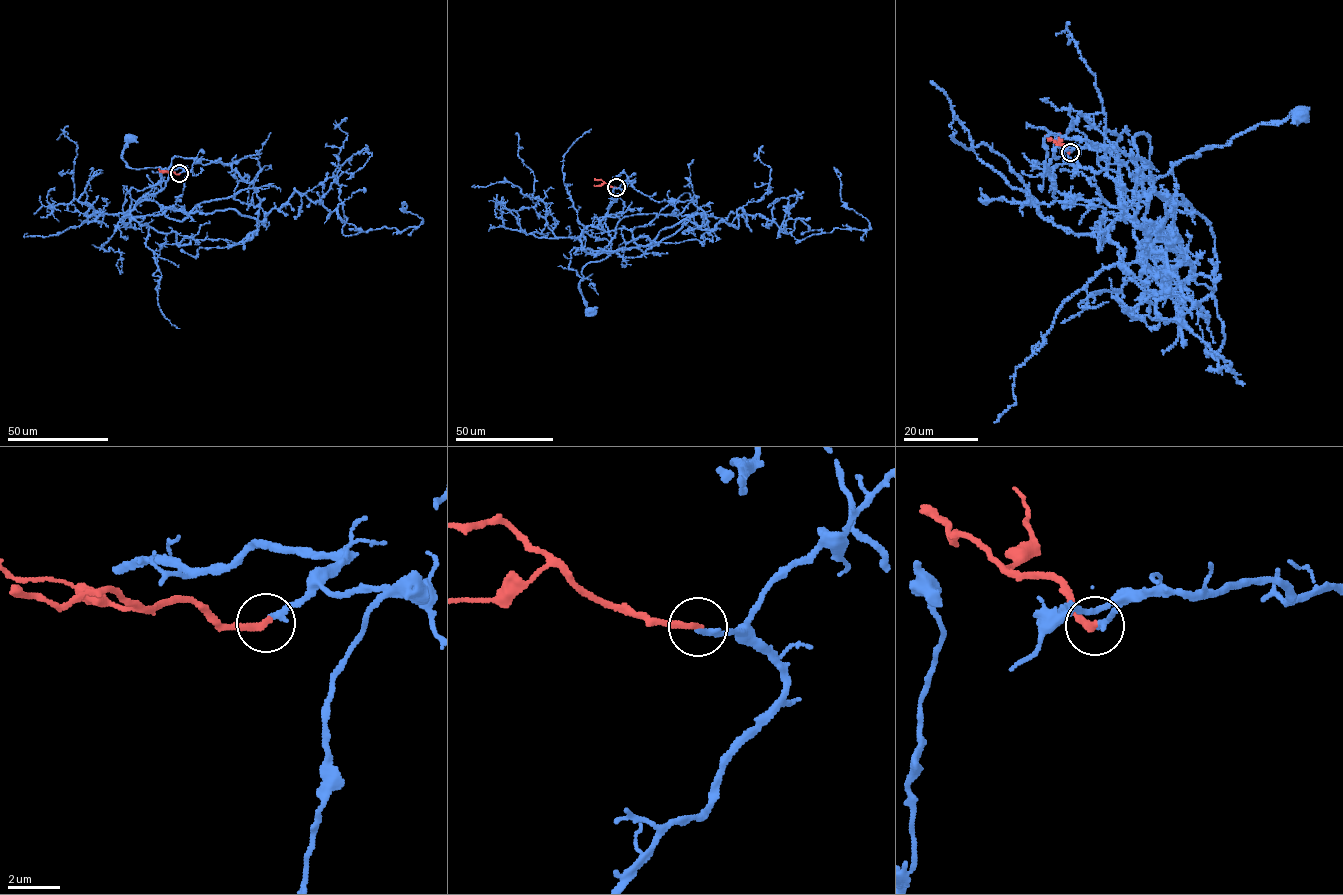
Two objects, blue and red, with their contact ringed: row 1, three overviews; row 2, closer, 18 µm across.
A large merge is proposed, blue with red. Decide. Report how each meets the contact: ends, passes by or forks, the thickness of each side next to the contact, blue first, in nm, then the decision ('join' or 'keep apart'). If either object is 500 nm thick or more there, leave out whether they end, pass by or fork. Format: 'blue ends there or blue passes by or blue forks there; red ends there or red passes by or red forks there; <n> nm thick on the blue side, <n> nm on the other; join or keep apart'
blue ends there; red ends there; 240 nm thick on the blue side, 260 nm on the other; join

